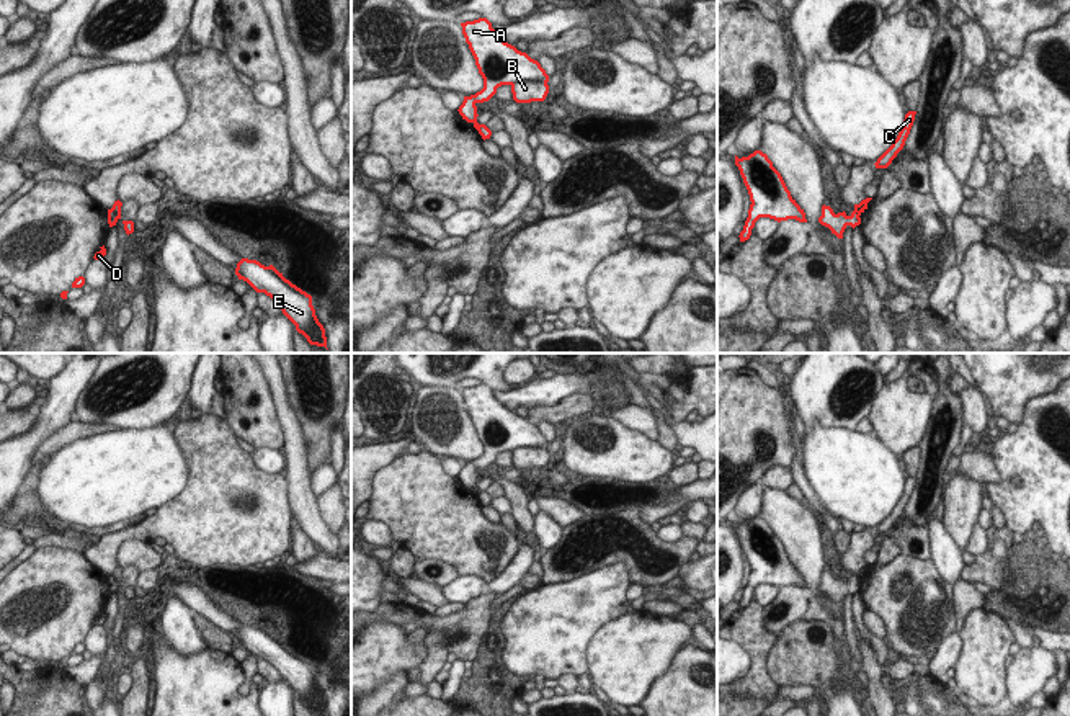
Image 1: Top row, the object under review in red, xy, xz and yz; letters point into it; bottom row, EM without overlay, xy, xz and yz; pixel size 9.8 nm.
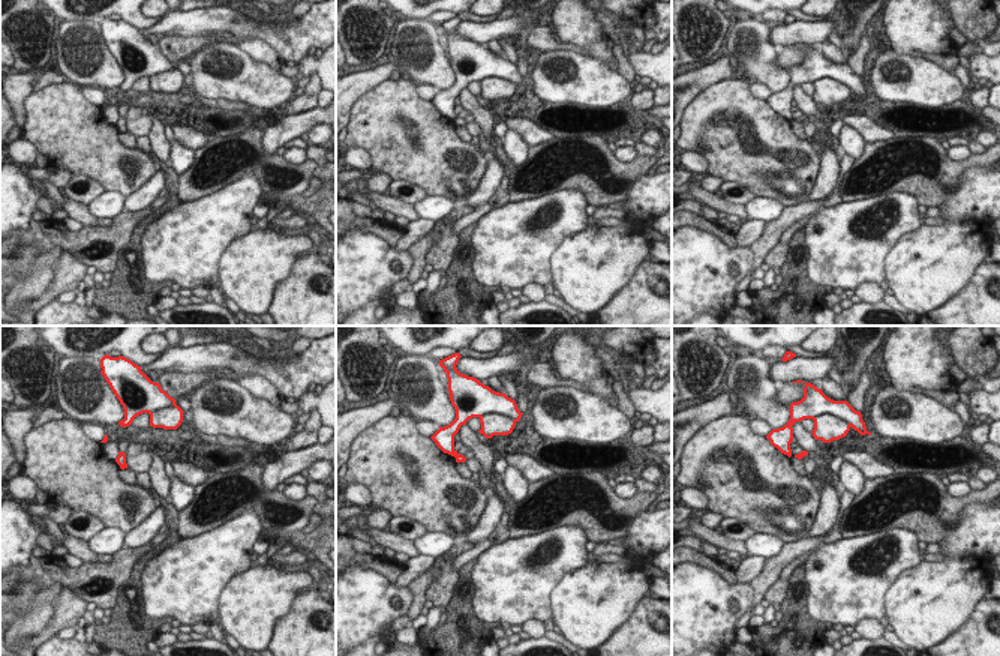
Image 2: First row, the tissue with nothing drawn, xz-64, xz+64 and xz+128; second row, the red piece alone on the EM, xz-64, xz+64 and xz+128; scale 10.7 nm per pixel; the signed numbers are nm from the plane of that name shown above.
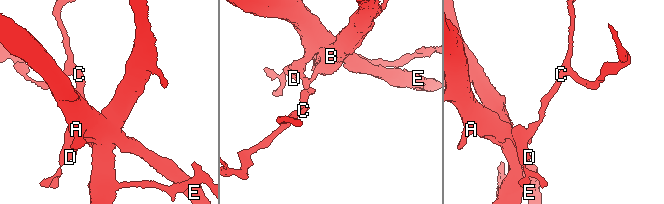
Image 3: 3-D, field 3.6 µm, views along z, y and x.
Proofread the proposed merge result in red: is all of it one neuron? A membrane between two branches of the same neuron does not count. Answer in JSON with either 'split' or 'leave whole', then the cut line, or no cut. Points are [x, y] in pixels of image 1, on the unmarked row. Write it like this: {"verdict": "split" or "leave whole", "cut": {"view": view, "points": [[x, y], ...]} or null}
{"verdict": "split", "cut": {"view": "xz", "points": [[546, 447], [518, 447], [512, 451]]}}

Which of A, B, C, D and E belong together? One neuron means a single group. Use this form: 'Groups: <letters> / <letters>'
Groups: A D E / B C.

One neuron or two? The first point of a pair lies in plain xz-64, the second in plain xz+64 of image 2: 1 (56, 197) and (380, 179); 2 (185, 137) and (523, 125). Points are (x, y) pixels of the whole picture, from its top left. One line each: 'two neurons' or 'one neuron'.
1: one neuron
2: one neuron

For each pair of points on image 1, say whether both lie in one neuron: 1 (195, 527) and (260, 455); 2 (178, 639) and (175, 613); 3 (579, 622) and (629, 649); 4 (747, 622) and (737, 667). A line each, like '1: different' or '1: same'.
1: different
2: same
3: different
4: different

